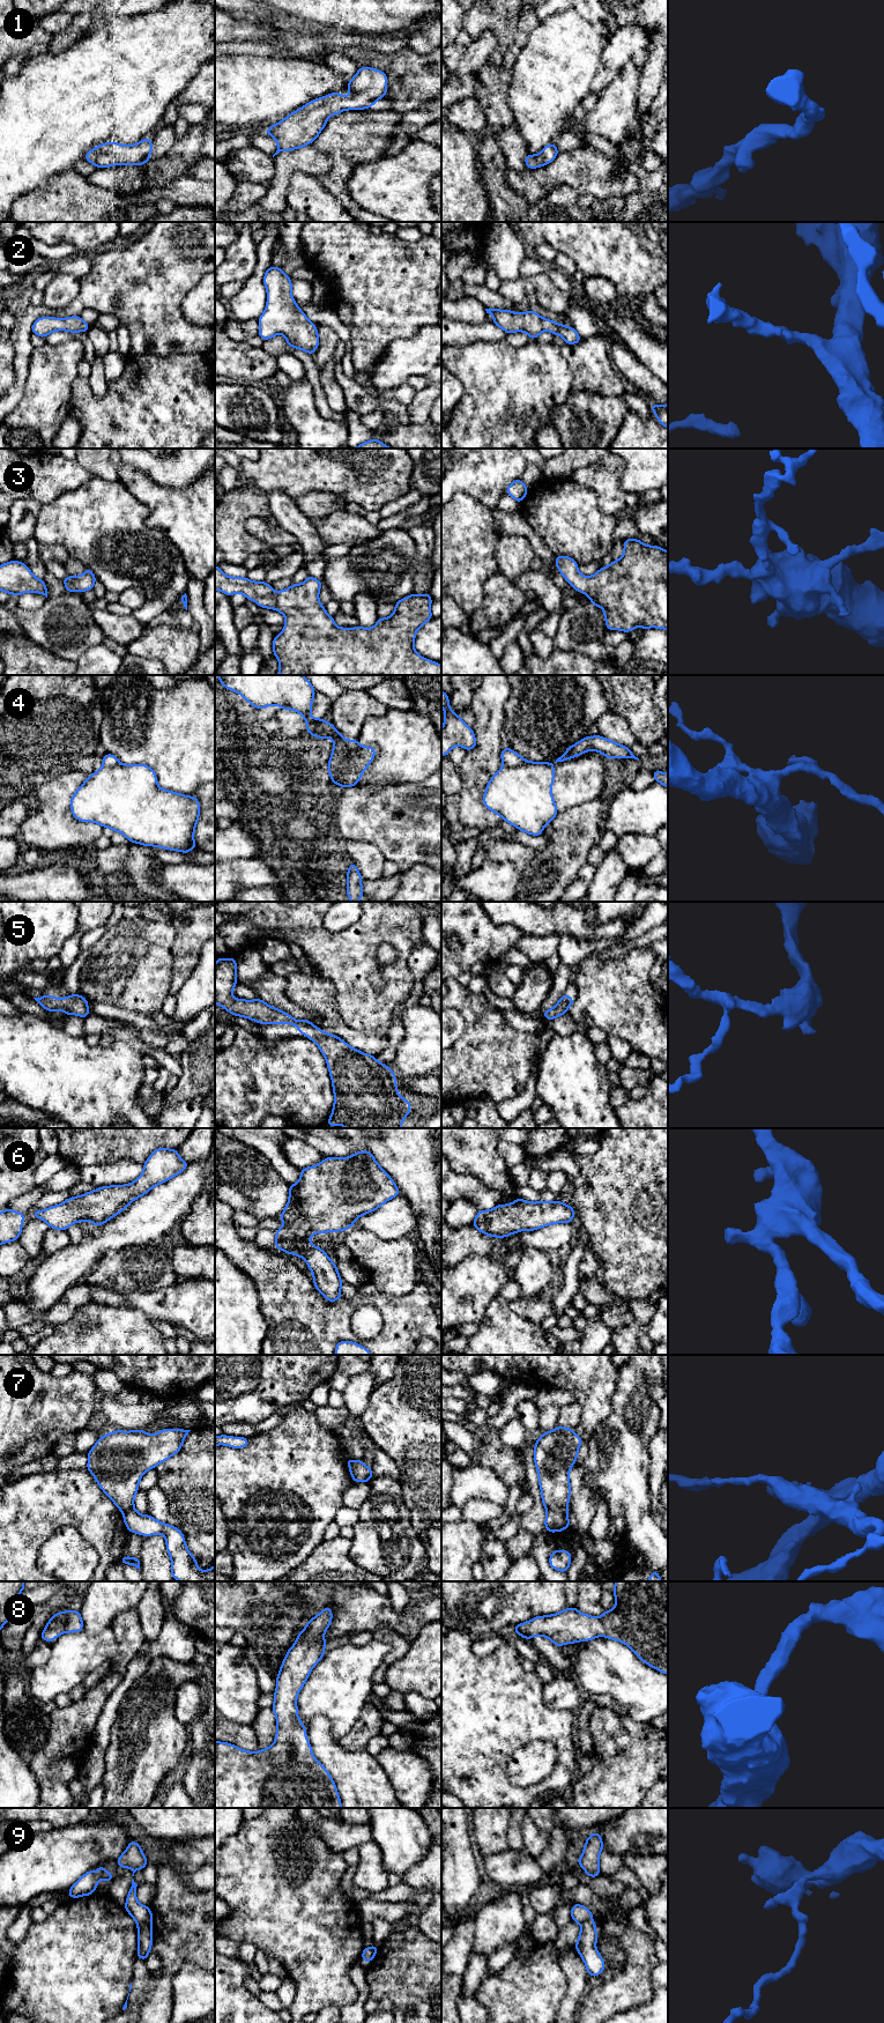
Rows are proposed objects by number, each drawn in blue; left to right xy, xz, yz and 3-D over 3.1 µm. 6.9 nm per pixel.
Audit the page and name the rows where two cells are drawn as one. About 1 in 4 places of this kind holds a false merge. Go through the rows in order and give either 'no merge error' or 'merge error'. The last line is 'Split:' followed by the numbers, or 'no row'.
1: no merge error
2: no merge error
3: no merge error
4: merge error
5: no merge error
6: no merge error
7: merge error
8: no merge error
9: merge error
Split: 4, 7, 9

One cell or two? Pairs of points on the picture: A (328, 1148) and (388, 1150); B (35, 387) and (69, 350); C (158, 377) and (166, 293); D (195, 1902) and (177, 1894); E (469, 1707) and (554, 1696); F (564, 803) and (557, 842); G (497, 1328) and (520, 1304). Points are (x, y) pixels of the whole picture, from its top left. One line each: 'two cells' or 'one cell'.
A: two cells
B: one cell
C: two cells
D: one cell
E: two cells
F: two cells
G: two cells

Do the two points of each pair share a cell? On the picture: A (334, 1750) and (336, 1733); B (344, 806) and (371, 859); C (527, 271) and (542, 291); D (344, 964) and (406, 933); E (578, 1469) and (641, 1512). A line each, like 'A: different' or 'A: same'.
A: same
B: different
C: different
D: same
E: different

